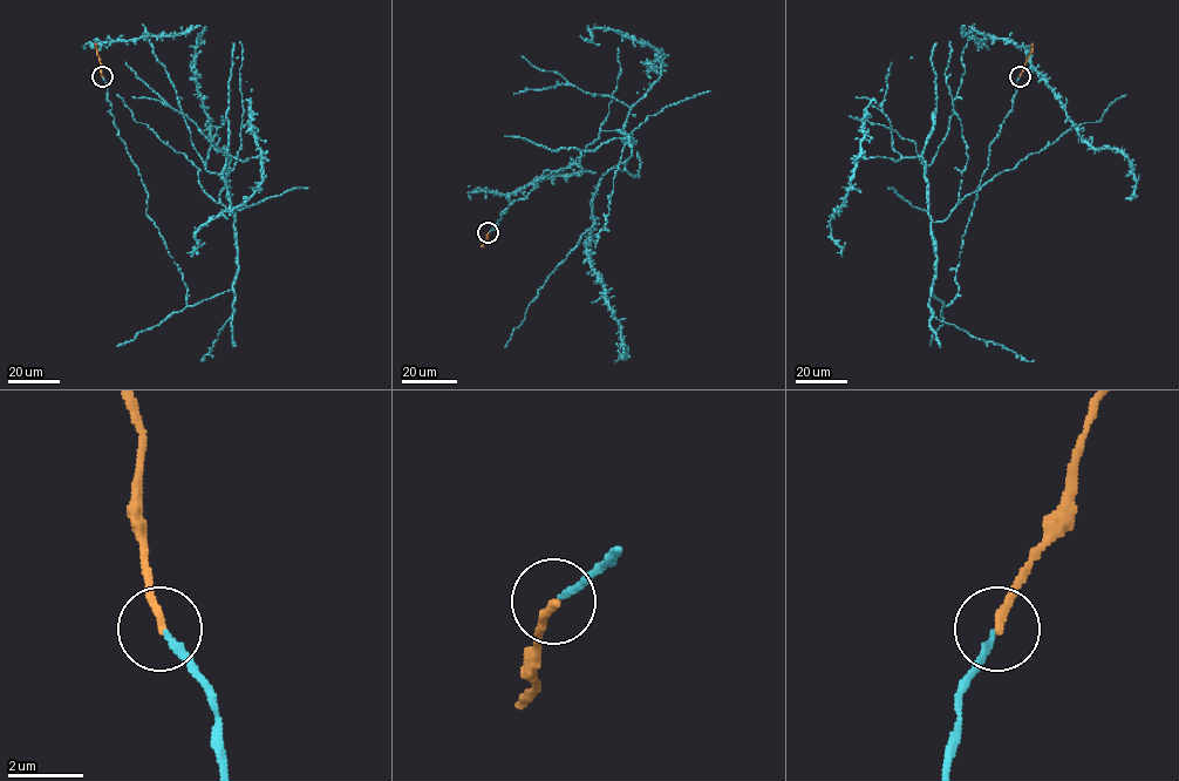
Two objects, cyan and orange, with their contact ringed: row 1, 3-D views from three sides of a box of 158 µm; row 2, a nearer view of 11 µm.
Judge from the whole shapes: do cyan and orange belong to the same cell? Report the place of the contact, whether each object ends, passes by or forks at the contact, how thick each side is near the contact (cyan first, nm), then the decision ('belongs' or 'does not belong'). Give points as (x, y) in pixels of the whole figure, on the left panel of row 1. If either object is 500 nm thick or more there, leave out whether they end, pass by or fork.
(102, 76) | cyan ends | orange ends | 180/240 nm | belongs

